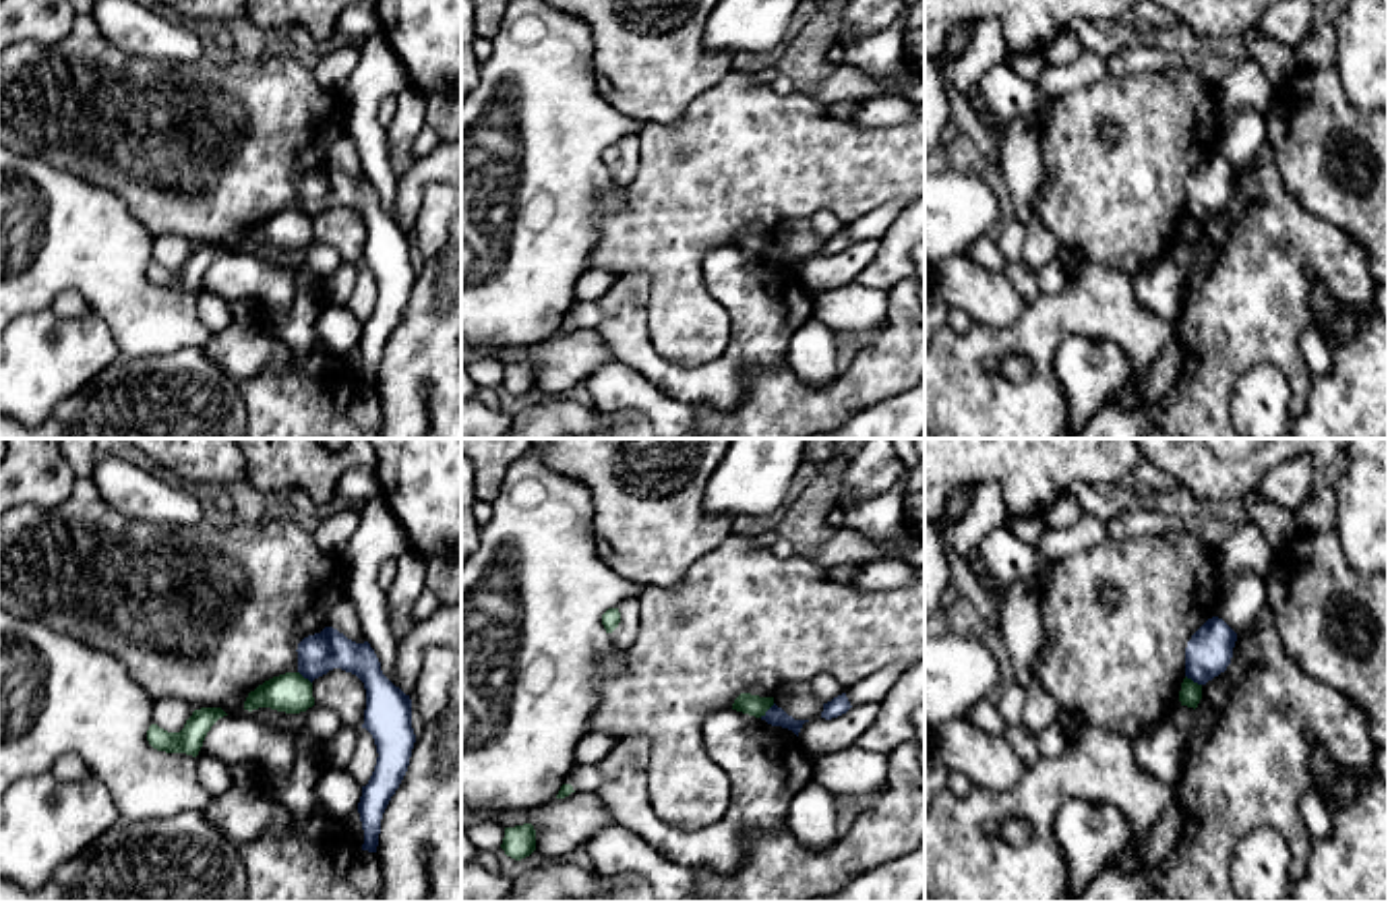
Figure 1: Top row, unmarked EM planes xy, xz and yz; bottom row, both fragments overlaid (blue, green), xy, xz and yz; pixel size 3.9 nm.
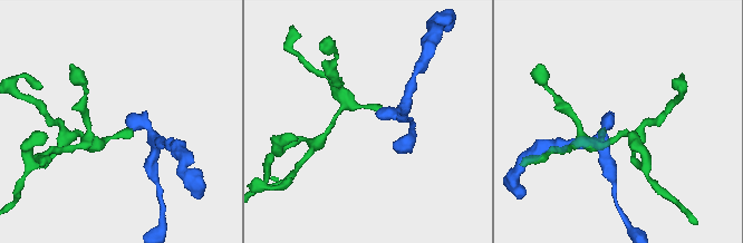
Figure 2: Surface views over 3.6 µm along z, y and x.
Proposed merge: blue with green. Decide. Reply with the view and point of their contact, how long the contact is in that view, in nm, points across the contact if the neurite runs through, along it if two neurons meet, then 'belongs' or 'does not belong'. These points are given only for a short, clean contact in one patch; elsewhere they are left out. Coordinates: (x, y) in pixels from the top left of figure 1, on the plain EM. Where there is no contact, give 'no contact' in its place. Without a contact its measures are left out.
contact xz (768, 247); length 80 nm; border xz (774, 241), (760, 253); does not belong

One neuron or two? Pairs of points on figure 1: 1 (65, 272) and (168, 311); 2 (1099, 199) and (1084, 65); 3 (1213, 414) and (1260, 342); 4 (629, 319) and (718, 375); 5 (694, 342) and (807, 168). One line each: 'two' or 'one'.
1: one
2: two
3: one
4: one
5: one

